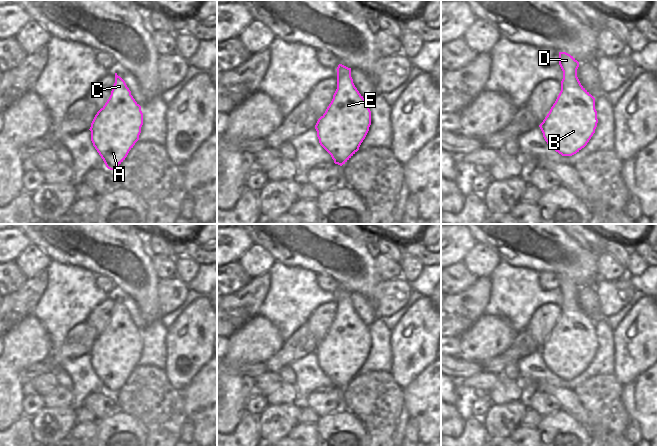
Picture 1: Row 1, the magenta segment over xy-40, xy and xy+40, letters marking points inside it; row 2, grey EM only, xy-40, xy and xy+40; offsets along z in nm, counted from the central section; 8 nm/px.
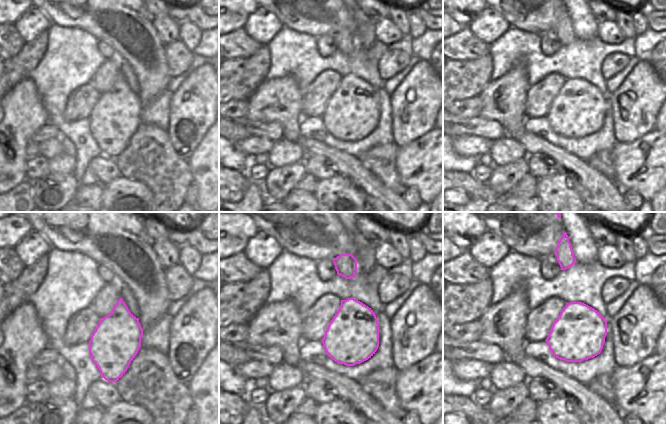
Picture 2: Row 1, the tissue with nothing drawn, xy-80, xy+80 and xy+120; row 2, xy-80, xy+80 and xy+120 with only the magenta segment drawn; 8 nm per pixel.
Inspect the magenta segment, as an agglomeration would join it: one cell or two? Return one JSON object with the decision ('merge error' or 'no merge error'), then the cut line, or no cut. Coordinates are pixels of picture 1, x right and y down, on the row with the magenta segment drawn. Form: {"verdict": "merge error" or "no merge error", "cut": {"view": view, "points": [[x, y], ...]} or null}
{"verdict": "no merge error", "cut": null}

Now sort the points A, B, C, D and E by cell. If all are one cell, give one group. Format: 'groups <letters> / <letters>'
groups A B C D E

